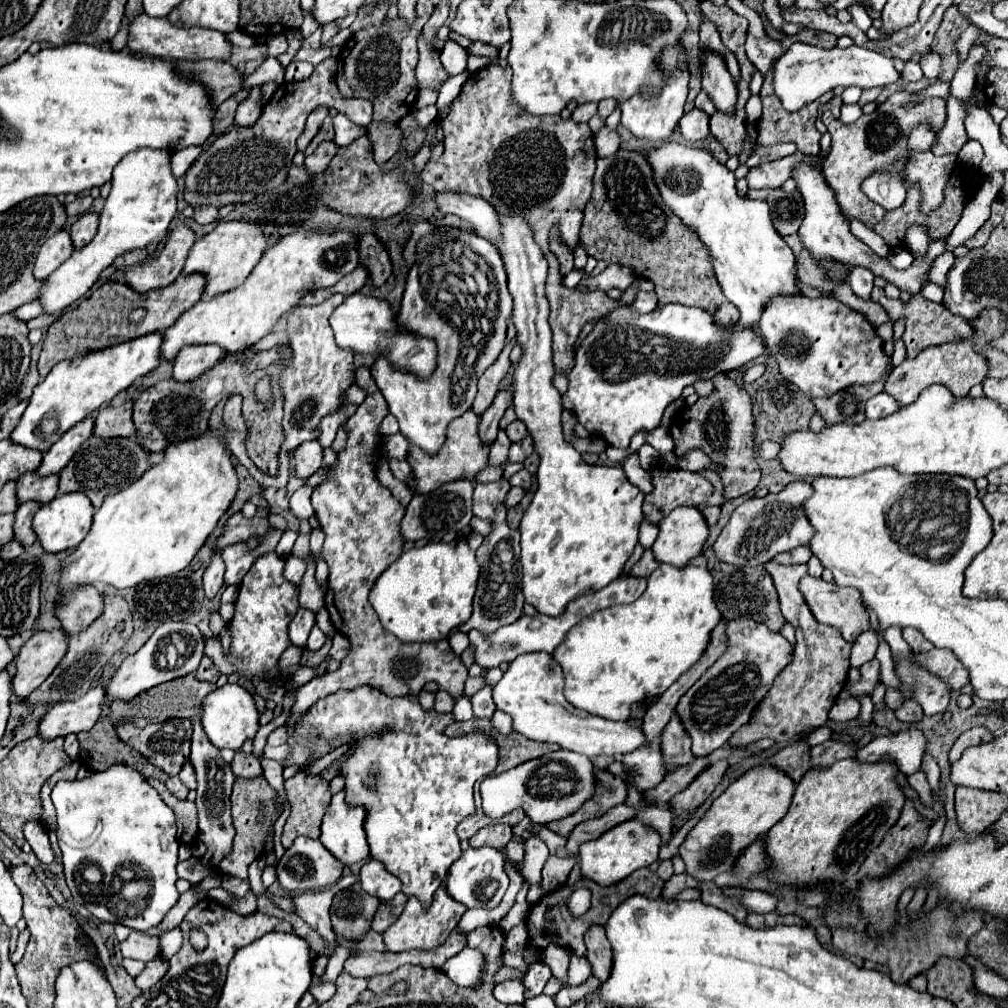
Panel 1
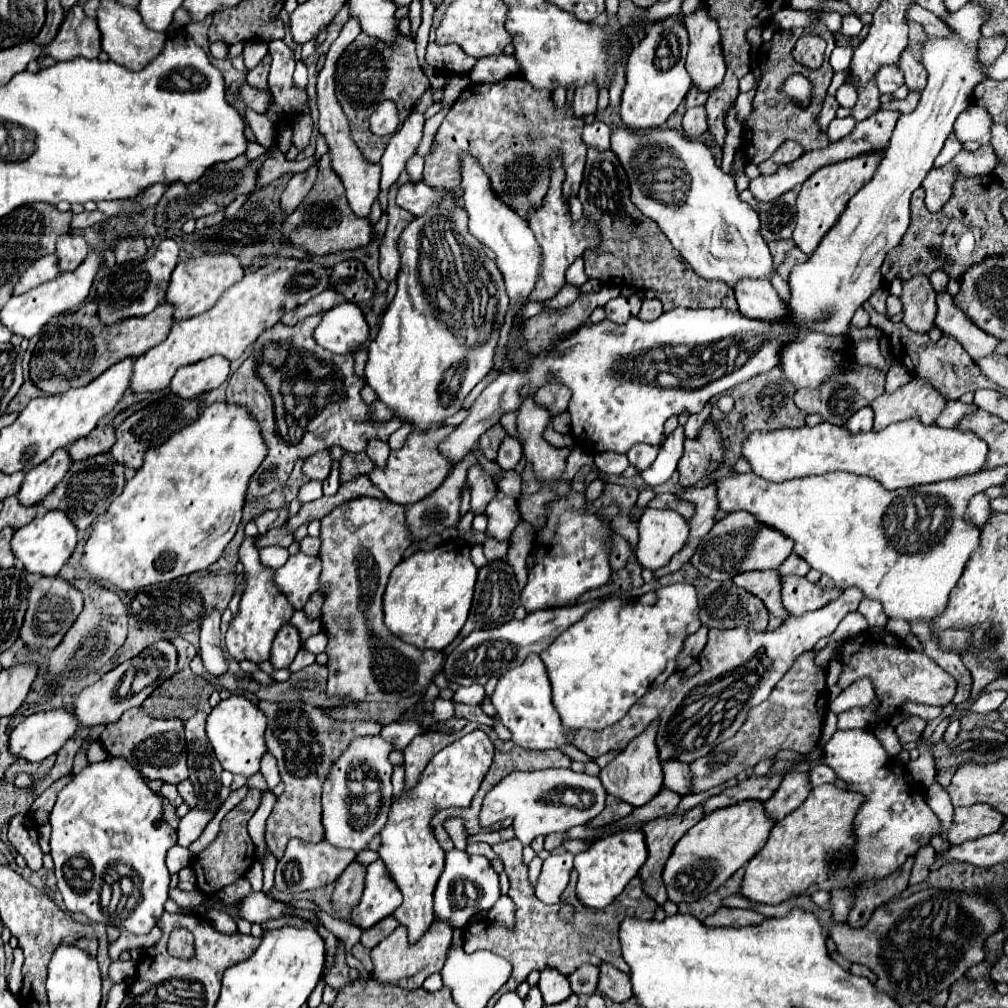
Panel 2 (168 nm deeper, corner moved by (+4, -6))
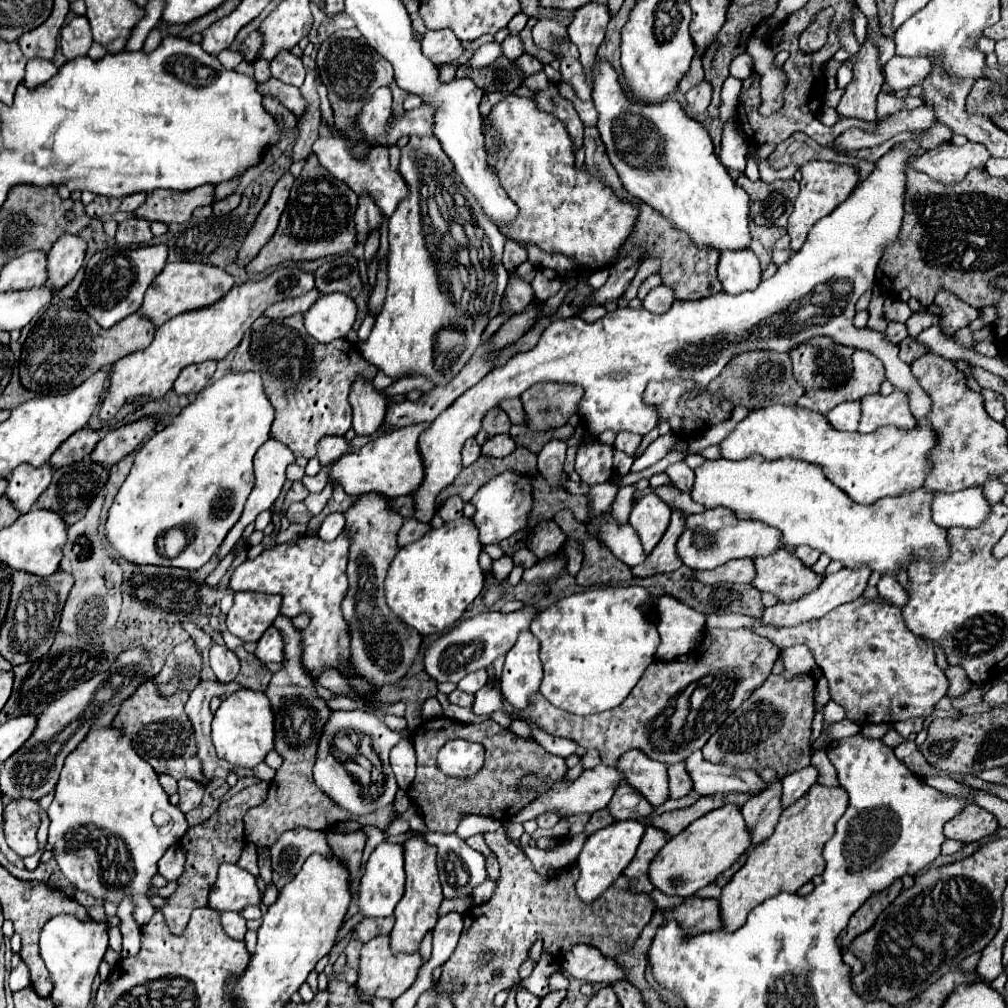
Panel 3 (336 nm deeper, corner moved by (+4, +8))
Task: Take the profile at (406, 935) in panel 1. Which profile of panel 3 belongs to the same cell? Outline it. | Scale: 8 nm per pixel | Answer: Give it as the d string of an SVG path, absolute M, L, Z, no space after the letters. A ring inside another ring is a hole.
M375 937L369 943L363 945L361 957L359 957L359 969L357 969L357 999L363 1003L369 1003L373 999L389 999L395 1001L401 997L415 981L417 971L421 967L421 955L419 953L391 953L389 949L389 937Z

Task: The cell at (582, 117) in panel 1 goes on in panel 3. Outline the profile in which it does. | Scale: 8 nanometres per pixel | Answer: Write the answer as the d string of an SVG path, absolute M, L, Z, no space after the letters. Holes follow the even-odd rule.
M589 1L575 11L575 19L569 25L569 39L579 47L579 59L587 73L587 83L591 85L591 65L595 61L597 49L603 43L605 27L609 23L609 9L603 3Z

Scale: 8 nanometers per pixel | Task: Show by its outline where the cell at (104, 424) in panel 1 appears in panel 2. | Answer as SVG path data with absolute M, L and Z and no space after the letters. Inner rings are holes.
M105 425L105 427L95 427L95 431L91 431L89 437L77 439L71 447L69 447L69 455L73 461L79 459L87 459L99 453L107 453L113 445L115 445L115 427L113 425Z

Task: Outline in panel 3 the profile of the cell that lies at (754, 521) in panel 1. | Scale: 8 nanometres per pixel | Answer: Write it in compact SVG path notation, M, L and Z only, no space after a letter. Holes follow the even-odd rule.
M715 507L687 517L687 525L677 541L677 553L683 565L691 569L715 569L731 559L763 557L779 549L781 533L759 521L741 521L729 509Z

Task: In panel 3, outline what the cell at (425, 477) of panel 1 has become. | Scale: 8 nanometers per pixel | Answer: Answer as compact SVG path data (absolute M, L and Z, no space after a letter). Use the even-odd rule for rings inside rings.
M427 423L409 425L403 429L393 429L381 437L371 439L355 453L343 455L329 471L329 483L339 483L343 491L351 497L361 497L367 493L379 493L383 497L401 497L413 493L423 481L423 461L417 451L419 433L427 429Z

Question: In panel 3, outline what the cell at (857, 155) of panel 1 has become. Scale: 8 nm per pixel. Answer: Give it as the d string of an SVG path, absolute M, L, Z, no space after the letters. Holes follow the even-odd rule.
M809 161L803 165L803 181L801 181L801 191L795 199L795 209L789 217L787 233L791 237L791 249L799 251L805 243L805 237L809 229L829 213L833 213L857 187L859 173L851 165L837 165L837 163L827 163L827 161Z

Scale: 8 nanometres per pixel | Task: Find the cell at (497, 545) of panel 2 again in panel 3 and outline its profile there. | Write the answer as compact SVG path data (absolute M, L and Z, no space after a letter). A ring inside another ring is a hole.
M504 555L492 562L492 571L500 582L506 582L508 580L508 576L513 568L513 560L508 555Z

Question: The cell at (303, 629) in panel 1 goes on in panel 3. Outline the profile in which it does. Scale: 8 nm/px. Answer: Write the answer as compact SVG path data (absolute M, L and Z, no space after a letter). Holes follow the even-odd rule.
M269 627L261 641L257 643L257 649L255 649L255 657L261 661L261 663L281 663L283 661L283 637L281 633L275 629L275 627Z

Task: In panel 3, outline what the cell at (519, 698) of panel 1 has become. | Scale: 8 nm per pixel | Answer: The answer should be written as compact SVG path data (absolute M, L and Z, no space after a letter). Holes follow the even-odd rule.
M527 629L519 633L517 643L507 653L501 675L501 691L513 707L525 709L529 697L539 691L541 679L543 669L539 659L539 639Z

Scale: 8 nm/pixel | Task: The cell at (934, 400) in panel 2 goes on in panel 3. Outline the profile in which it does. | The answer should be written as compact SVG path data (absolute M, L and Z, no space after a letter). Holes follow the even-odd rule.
M893 391L891 395L867 395L861 399L859 433L873 433L879 427L895 425L897 429L913 429L917 421L909 413L907 395Z

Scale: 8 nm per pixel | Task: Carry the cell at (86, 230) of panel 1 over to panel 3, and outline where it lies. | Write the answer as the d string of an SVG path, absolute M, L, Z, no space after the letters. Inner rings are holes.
M77 235L59 237L59 241L47 253L47 281L45 285L57 293L69 281L73 281L75 273L81 269L85 257L87 243Z

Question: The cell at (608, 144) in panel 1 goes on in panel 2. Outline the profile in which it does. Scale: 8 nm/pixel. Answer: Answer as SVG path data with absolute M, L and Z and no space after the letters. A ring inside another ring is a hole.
M595 121L595 125L587 125L587 127L583 129L583 141L585 141L585 145L591 147L591 149L605 151L605 149L611 147L611 143L609 143L611 137L609 137L609 133L611 133L611 129L609 129L605 123Z

